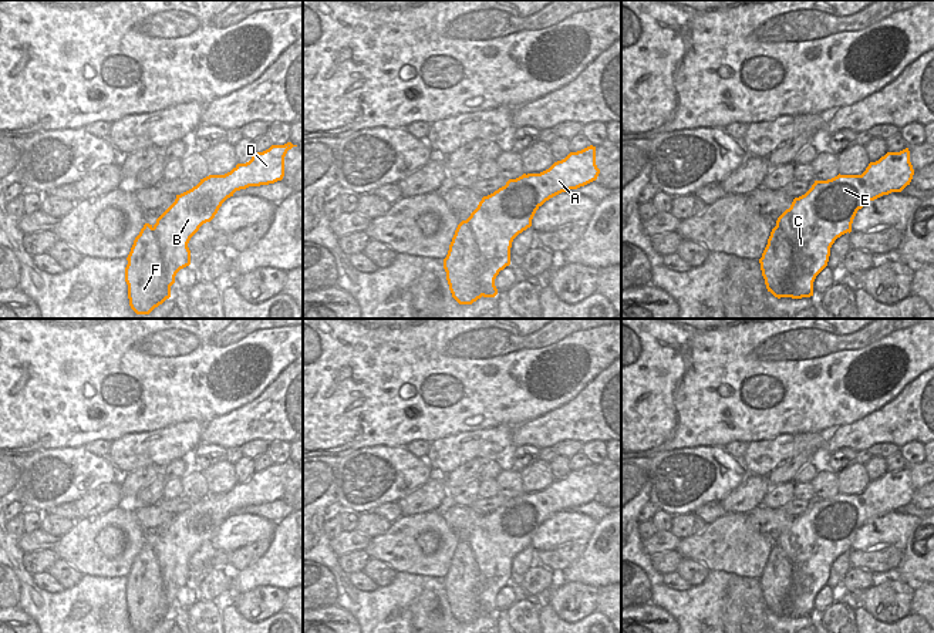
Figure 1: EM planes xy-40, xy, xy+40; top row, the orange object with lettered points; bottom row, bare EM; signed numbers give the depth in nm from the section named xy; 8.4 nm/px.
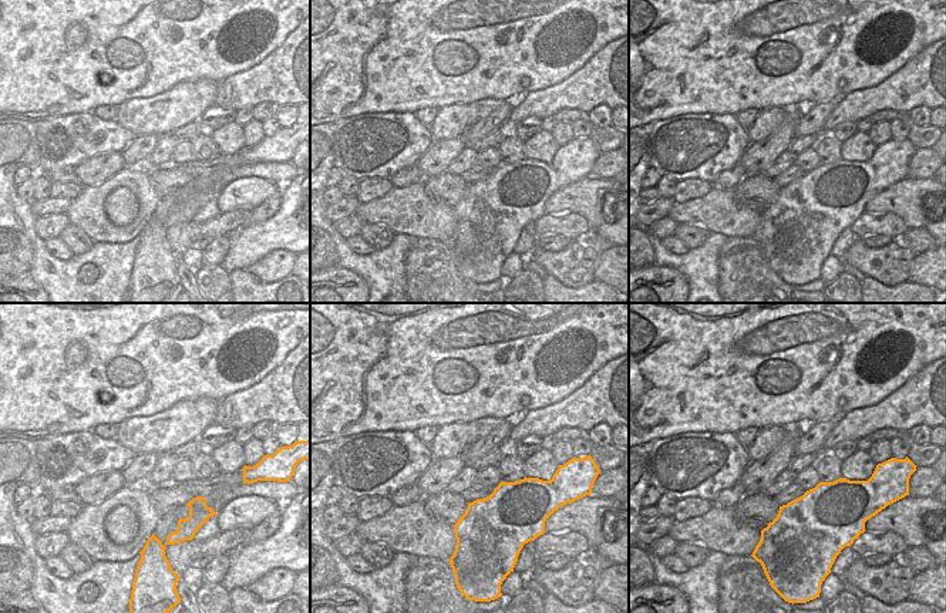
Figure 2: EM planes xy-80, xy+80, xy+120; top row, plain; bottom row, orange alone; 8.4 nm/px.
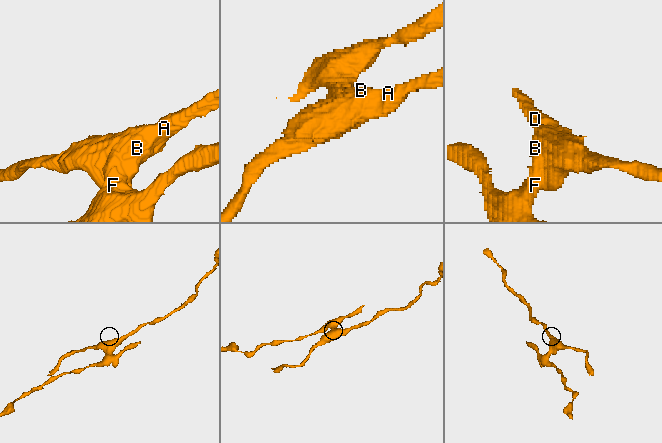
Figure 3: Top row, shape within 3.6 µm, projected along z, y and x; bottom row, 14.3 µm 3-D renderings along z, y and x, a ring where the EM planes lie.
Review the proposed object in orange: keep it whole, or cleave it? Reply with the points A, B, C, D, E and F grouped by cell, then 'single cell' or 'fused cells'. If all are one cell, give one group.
groups A B C D E / F; fused cells

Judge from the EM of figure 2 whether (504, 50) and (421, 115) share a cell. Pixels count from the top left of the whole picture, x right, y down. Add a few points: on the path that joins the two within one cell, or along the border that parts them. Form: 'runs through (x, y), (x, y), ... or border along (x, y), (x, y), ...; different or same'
border along (437, 108), (427, 107), (414, 113); different

